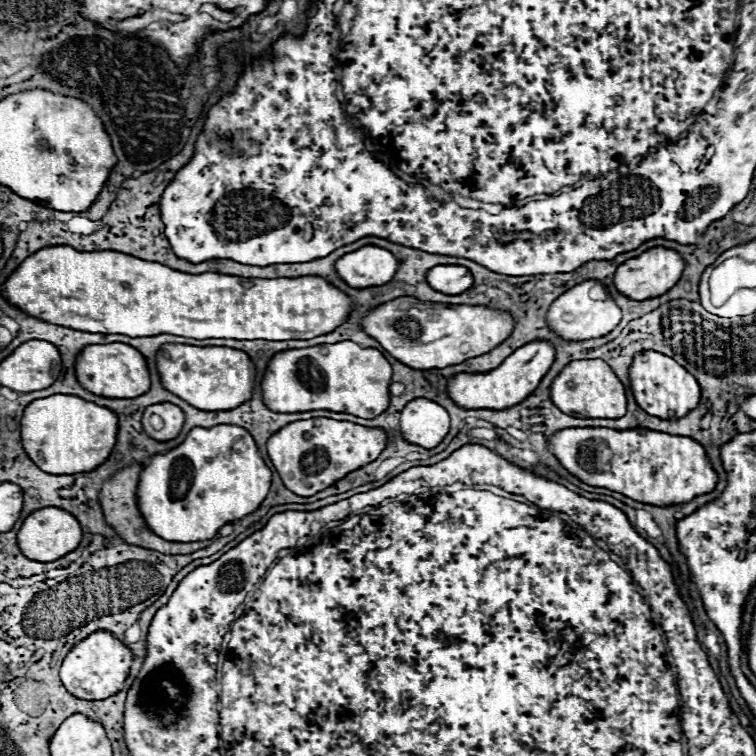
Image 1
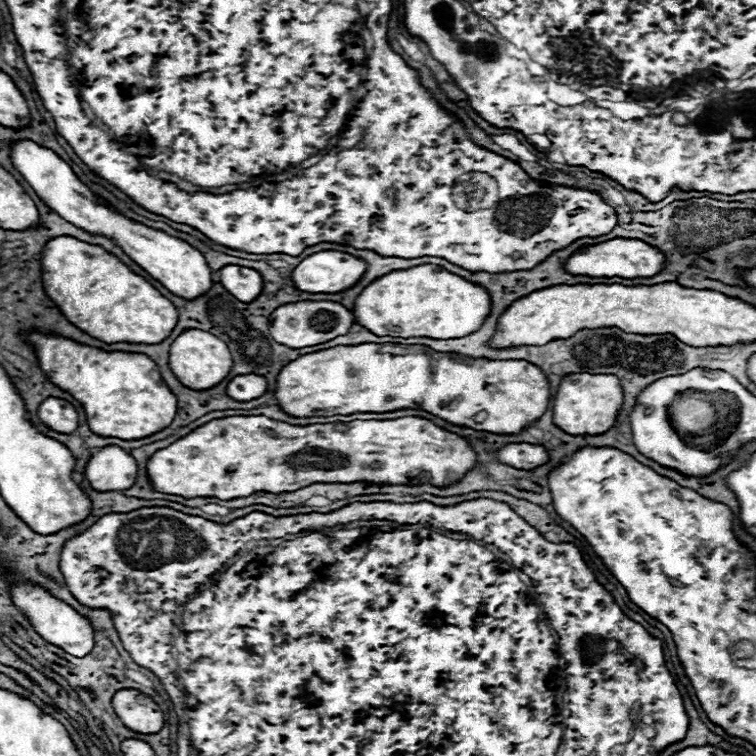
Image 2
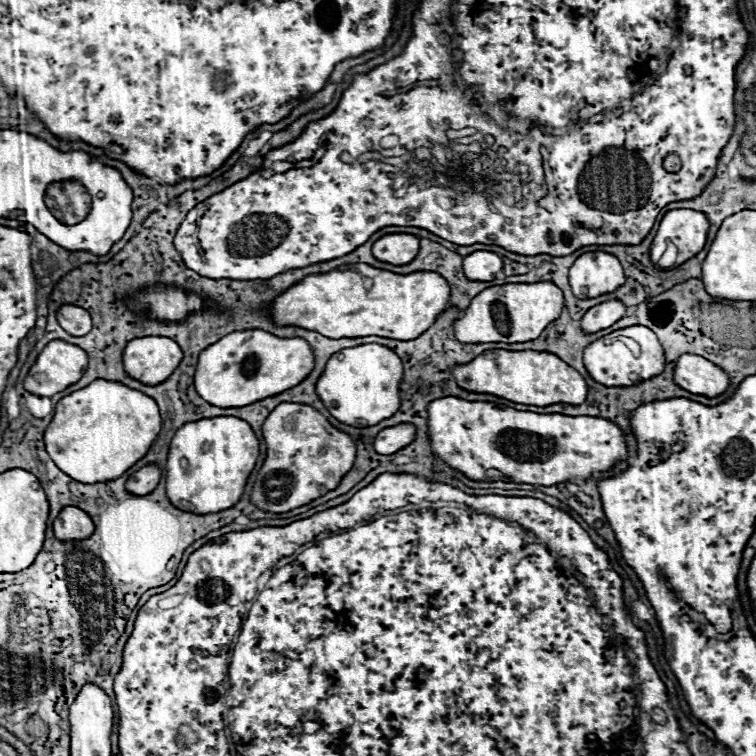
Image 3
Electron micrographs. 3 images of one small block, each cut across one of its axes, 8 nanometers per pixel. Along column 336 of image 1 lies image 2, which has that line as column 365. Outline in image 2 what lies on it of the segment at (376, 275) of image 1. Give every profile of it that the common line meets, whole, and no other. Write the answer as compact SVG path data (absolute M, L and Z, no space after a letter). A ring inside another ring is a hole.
M324 250L304 258L292 272L294 284L302 292L342 292L352 288L366 272L368 262L346 252Z

